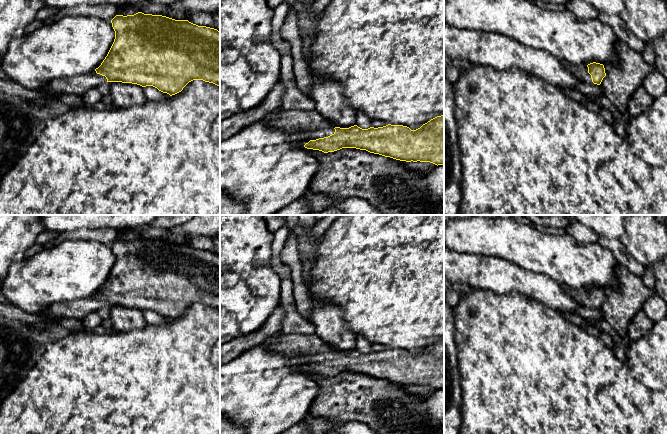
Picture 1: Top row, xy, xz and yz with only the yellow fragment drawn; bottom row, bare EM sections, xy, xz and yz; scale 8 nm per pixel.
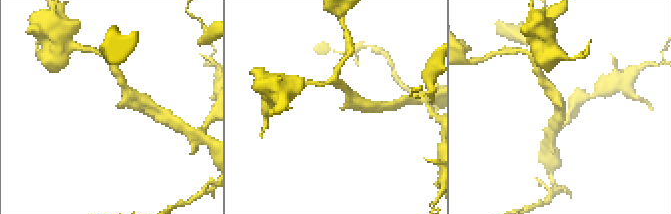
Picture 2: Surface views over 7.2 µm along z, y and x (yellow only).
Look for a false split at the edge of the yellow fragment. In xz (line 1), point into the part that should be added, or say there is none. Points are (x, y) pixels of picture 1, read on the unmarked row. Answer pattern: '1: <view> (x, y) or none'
1: xz (316, 350)

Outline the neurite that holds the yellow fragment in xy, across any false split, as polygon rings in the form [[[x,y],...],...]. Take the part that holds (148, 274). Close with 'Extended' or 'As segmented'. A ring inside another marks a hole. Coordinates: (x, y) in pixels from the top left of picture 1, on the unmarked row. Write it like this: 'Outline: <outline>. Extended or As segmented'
Outline: [[[142,236],[116,239],[111,247],[115,263],[101,289],[86,299],[59,301],[48,307],[41,313],[44,318],[31,325],[33,328],[42,331],[55,327],[64,317],[82,320],[105,306],[153,310],[170,320],[181,316],[193,304],[203,304],[220,311],[220,255],[217,253]]]. Extended

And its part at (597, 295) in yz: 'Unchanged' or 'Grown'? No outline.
Grown

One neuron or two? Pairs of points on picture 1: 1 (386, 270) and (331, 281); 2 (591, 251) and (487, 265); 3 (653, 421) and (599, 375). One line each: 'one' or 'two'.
1: one
2: two
3: one

